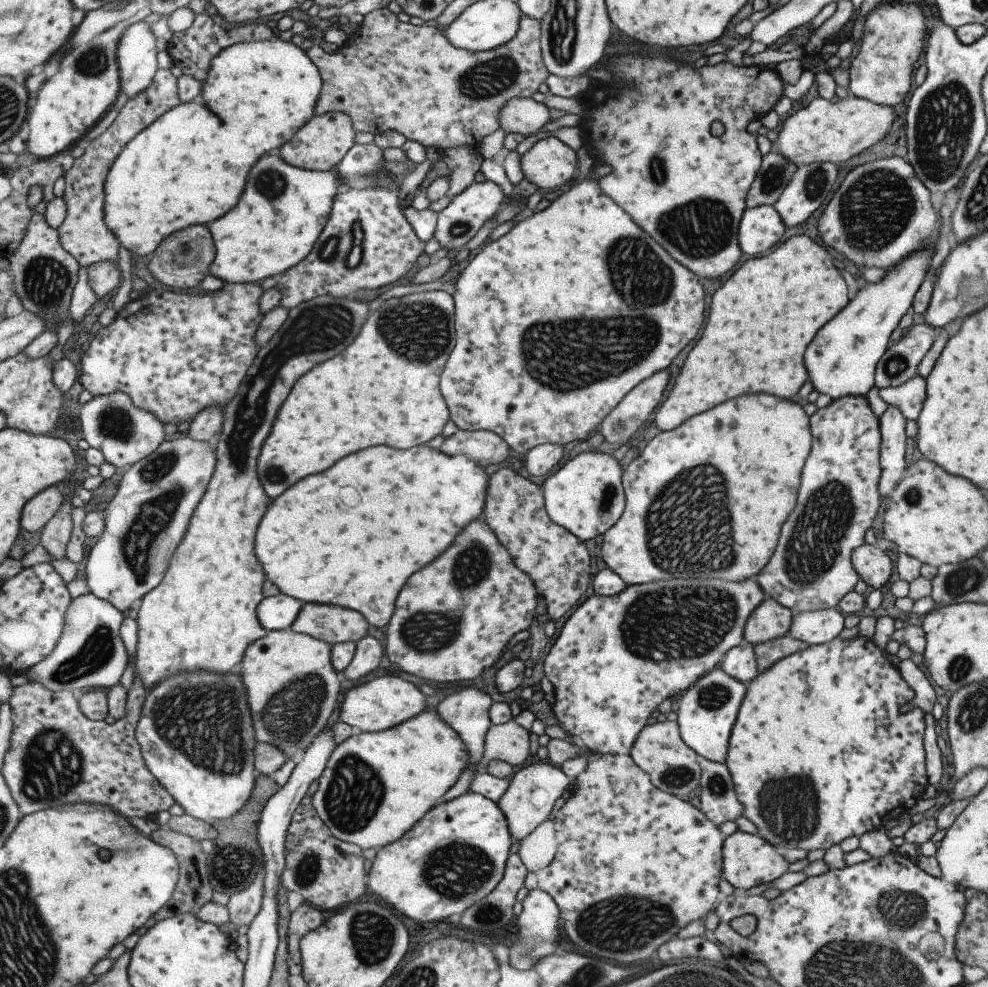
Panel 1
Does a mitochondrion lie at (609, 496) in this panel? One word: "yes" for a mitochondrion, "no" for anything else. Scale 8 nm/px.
yes

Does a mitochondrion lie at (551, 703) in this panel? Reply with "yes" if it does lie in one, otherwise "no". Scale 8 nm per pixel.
no

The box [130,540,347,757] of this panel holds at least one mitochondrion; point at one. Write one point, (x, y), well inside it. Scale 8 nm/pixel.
(292, 710)

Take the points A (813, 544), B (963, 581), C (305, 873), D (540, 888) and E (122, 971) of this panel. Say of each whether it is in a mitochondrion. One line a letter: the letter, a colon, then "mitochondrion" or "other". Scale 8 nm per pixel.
A: mitochondrion
B: mitochondrion
C: mitochondrion
D: other
E: other

